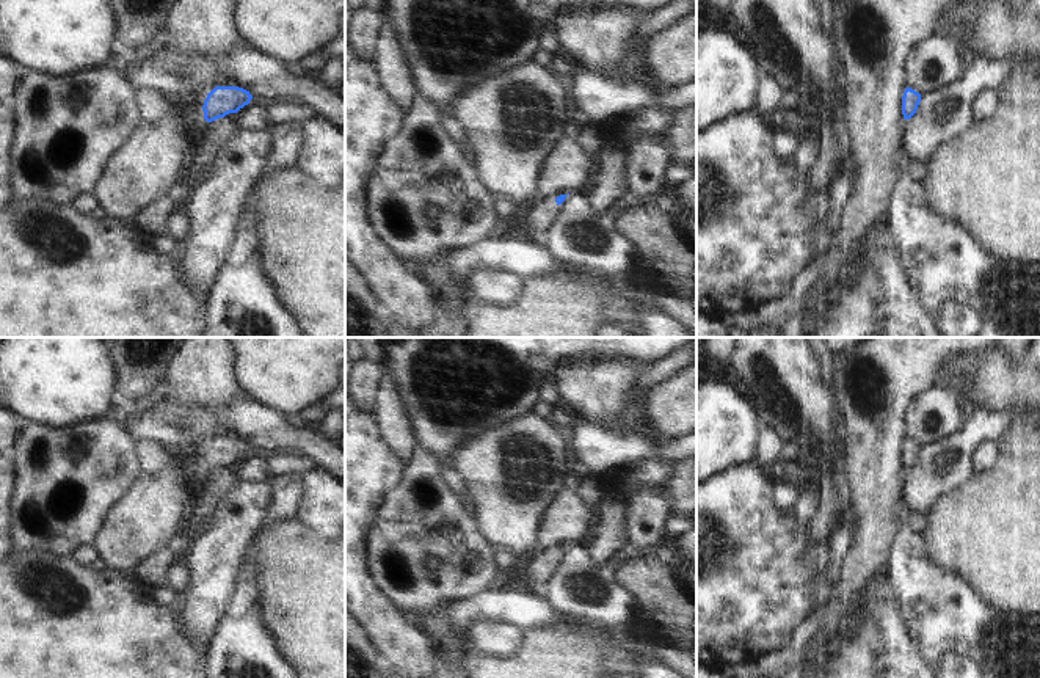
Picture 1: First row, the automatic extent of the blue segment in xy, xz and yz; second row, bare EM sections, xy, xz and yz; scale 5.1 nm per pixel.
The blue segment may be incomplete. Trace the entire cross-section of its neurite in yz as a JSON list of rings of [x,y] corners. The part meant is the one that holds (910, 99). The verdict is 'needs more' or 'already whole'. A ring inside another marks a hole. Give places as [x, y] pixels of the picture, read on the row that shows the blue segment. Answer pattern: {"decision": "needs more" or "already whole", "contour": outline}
{"decision": "already whole", "contour": [[[907,86],[902,96],[904,119],[910,119],[916,113],[919,102],[921,94]]]}

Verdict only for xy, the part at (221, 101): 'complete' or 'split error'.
split error

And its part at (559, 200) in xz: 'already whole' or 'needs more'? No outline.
needs more

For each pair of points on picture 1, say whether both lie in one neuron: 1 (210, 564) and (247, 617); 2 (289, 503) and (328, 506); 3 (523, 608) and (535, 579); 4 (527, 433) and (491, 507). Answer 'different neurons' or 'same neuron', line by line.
1: different neurons
2: different neurons
3: different neurons
4: same neuron

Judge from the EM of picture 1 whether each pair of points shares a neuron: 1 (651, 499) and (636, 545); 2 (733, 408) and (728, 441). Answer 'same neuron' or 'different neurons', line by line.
1: same neuron
2: same neuron

